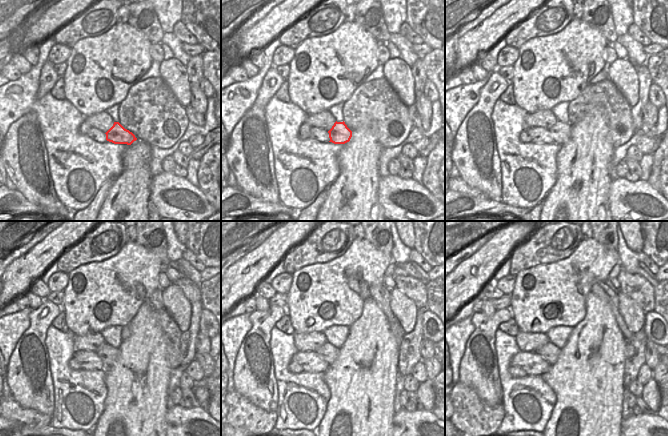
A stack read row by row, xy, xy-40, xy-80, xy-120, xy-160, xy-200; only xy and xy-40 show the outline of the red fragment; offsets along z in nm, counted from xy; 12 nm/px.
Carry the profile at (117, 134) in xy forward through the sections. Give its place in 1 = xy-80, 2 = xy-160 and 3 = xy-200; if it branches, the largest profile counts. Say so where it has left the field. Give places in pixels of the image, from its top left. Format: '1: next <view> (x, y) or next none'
1: next xy-80 (560, 131)
2: next xy-160 (328, 352)
3: next xy-200 (550, 352)

